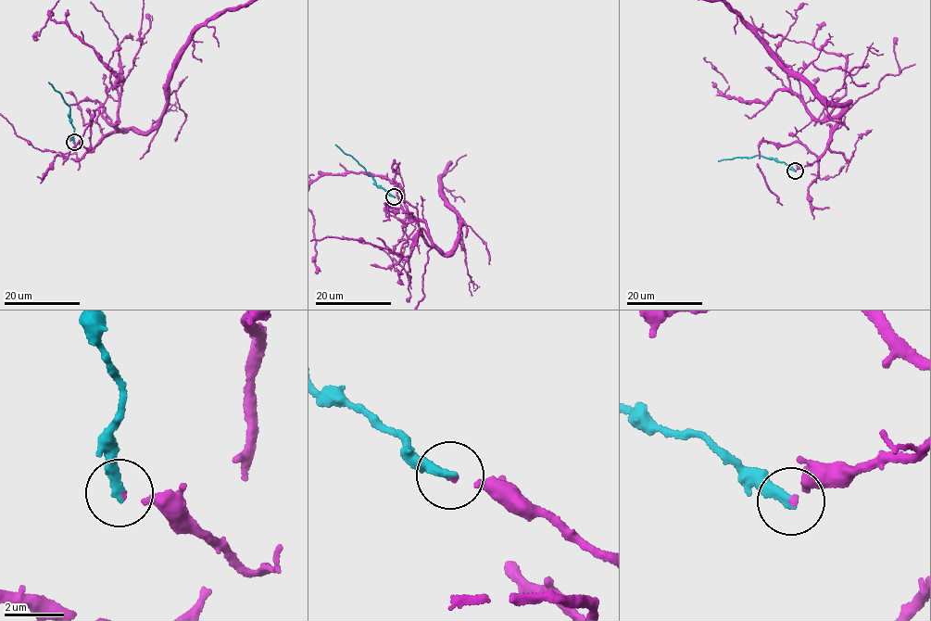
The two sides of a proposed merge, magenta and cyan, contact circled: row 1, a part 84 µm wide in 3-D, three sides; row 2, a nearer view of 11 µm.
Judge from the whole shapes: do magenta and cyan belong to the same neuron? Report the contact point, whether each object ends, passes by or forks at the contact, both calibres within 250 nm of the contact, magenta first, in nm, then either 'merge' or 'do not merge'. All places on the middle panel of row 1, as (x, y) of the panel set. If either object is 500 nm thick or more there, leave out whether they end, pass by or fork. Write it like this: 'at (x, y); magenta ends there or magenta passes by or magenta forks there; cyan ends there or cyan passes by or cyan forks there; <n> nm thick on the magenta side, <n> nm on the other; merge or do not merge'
at (394, 196); magenta ends there; cyan ends there; 130 nm thick on the magenta side, 340 nm on the other; merge

